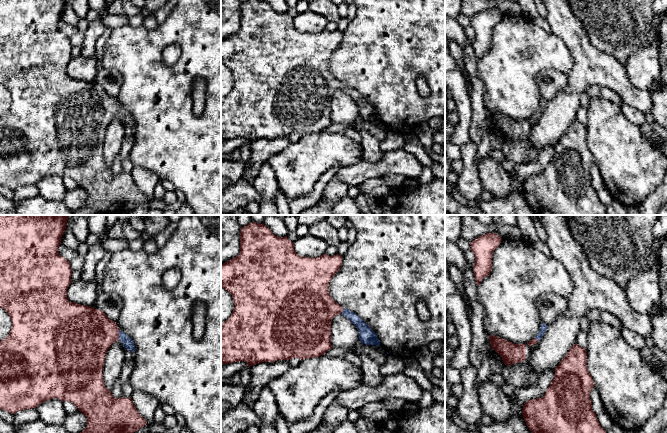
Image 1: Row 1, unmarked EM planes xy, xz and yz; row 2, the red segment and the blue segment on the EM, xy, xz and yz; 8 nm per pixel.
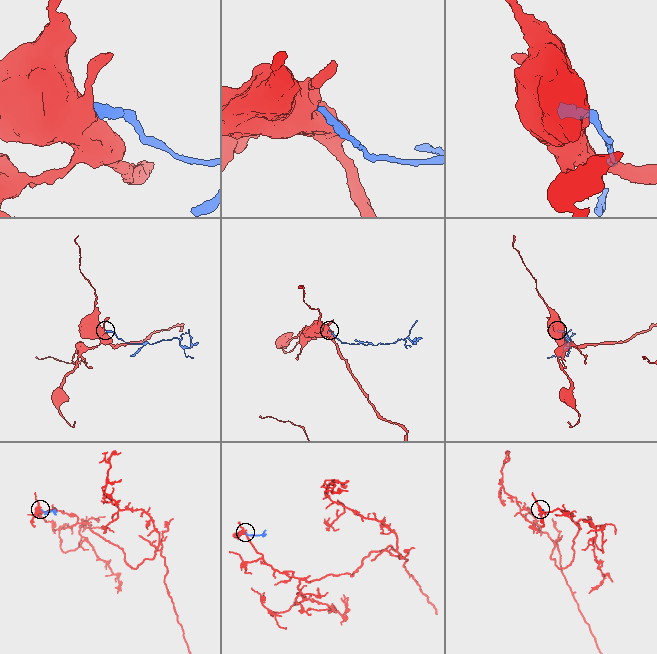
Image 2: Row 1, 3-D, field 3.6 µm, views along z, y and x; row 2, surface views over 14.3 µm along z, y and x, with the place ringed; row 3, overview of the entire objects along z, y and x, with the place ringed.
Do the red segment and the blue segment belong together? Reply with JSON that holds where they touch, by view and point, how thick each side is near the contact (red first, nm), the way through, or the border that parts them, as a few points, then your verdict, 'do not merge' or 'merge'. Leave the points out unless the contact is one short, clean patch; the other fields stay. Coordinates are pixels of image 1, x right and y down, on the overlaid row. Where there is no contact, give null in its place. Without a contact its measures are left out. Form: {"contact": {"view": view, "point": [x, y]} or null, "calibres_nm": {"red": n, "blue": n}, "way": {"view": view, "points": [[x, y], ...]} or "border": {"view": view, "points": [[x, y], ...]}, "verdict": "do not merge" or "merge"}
{"contact": {"view": "xy", "point": [118, 334]}, "calibres_nm": {"red": 420, "blue": 90}, "way": {"view": "xy", "points": [[87, 333], [118, 334], [128, 343]]}, "verdict": "merge"}

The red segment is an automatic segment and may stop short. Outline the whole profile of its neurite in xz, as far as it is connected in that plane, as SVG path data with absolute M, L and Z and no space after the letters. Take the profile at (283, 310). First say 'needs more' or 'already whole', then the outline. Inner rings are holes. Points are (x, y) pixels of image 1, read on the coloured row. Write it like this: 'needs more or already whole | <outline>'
needs more | M251 222L247 226L242 227L240 233L239 255L221 265L221 288L227 290L232 295L235 305L231 316L225 322L221 323L221 364L245 361L250 367L261 362L275 362L277 360L290 360L293 358L300 358L303 360L325 355L328 350L333 348L331 345L331 322L337 314L343 314L356 326L359 332L359 340L363 344L380 346L380 341L376 333L357 314L340 306L329 294L329 283L332 277L339 271L341 265L342 256L338 254L333 256L323 254L317 258L302 257L298 255L294 250L294 243L290 241L287 236L275 236L263 223L258 224Z

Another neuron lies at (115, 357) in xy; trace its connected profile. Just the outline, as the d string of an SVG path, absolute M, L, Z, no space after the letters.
M119 340L115 341L107 350L102 371L104 385L107 389L110 390L119 378L125 360L123 343Z

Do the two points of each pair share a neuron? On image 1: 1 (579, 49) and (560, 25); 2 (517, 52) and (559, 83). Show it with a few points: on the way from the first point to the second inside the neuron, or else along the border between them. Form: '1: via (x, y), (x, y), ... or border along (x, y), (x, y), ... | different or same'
1: via (578, 43), (566, 31) | same
2: border along (566, 74), (542, 70), (536, 77), (539, 93) | different

